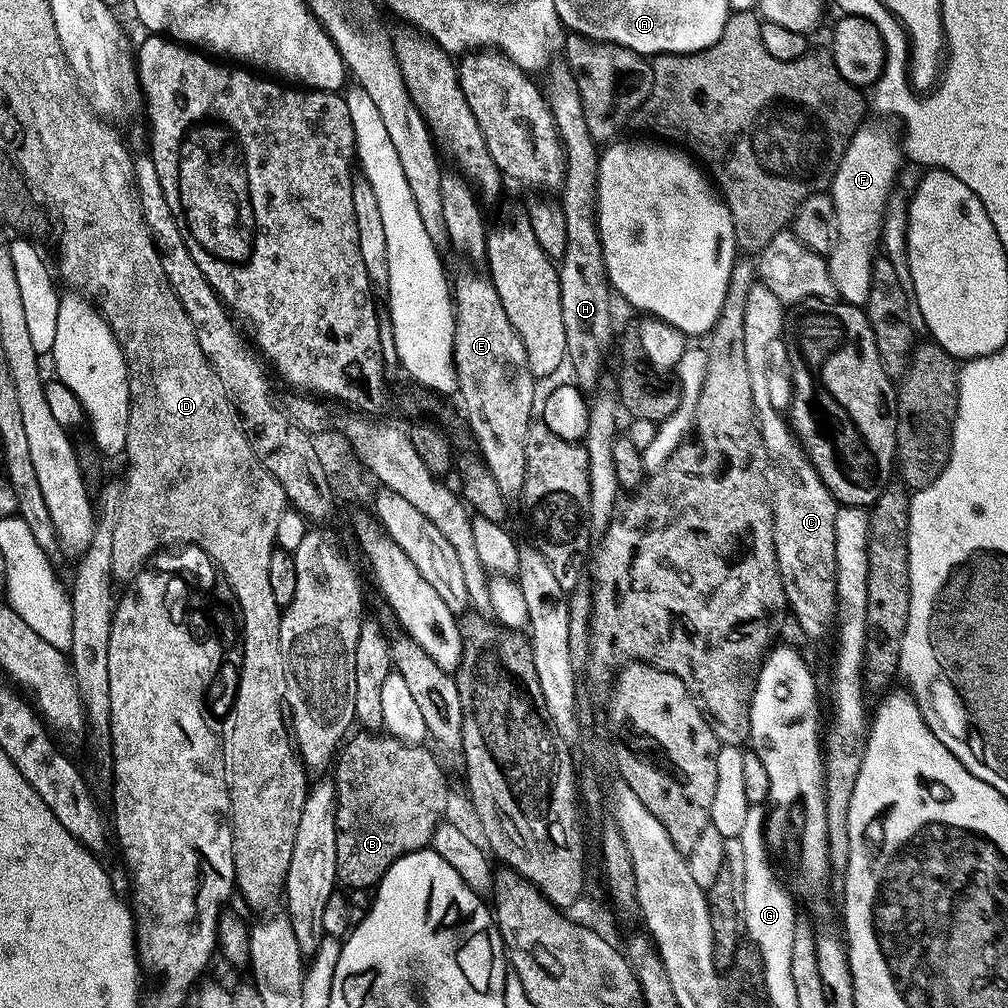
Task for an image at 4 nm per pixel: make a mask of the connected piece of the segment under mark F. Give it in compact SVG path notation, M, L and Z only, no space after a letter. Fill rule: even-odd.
M868 122L854 134L846 154L842 154L842 162L836 168L830 189L836 215L836 238L826 259L836 295L843 303L864 306L870 298L872 261L881 247L880 228L884 225L888 198L897 187L900 160L901 141L897 137L895 140L886 129Z

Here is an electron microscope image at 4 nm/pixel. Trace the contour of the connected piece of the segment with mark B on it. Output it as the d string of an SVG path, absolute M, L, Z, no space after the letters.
M365 730L357 731L339 749L334 762L336 879L343 887L371 889L394 862L431 845L432 835L445 819L446 791L441 763L426 749Z

